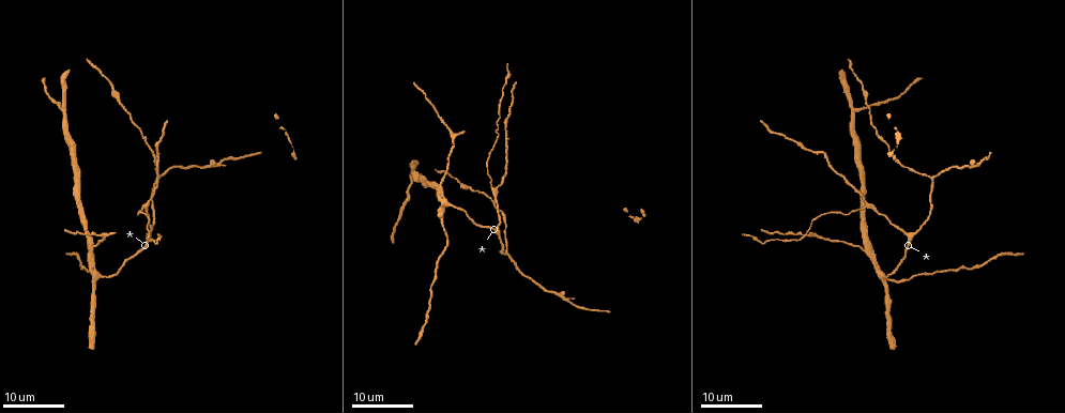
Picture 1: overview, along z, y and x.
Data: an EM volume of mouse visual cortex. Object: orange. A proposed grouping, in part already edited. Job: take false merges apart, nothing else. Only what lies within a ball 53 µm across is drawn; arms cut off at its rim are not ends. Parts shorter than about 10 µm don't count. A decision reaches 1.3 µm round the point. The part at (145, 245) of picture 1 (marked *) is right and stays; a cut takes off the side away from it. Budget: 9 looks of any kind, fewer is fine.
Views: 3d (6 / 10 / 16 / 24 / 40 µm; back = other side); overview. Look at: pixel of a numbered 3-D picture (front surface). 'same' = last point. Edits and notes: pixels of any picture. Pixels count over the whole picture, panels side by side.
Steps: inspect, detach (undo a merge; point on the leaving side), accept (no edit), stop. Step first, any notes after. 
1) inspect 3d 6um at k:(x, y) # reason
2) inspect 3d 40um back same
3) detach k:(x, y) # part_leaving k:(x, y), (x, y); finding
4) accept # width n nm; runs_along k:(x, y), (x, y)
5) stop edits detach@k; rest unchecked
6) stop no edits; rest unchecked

inspect 3d 16um at 1:(440, 182)

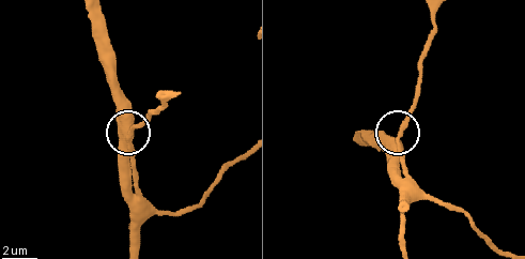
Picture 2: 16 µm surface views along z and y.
inspect 3d 10um at 2:(131, 132)

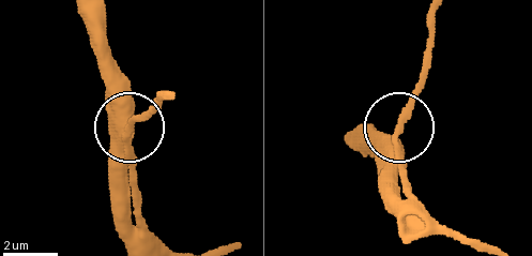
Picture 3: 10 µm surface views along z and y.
accept # width 440 nm; runs_along 3:(158, 242), (138, 207), (126, 138), (156, 110); continuous, no second neuron

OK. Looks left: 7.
inspect 3d 16um at 1:(869, 204)

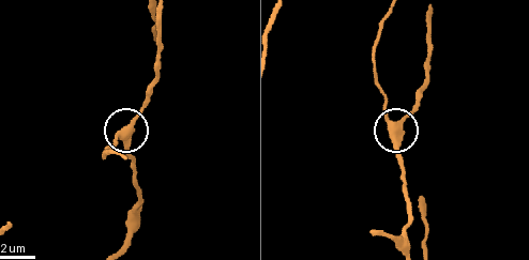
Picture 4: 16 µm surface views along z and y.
inspect 3d 10um at 4:(392, 121) # closer look

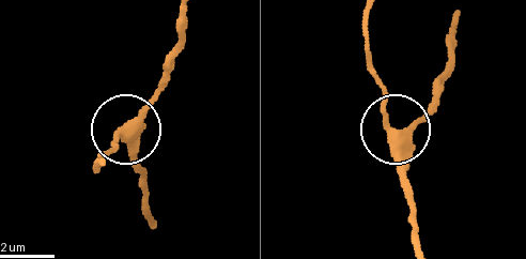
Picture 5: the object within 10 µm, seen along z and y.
accept # arms 3; all the same neuron

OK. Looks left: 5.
inspect 3d 24um at 1:(910, 234) # three-way junction

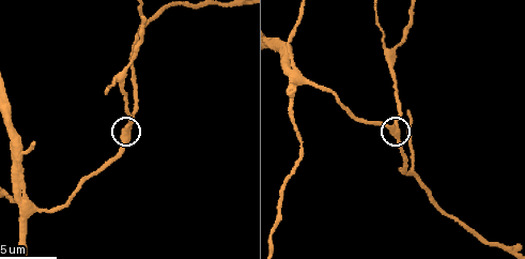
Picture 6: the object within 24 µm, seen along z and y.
inspect 3d 6um at 6:(126, 130)

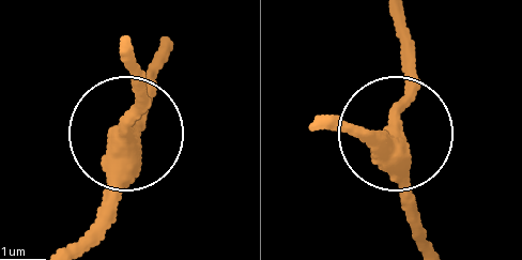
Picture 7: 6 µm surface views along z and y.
inspect 3d 6um back at 7:(124, 136) # from behind

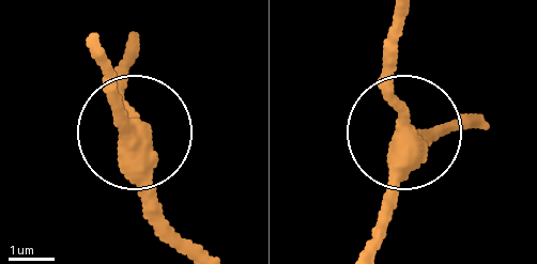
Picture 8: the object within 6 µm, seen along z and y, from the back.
accept # side_arm 35 um; runs_along 8:(433, 141), (402, 129), (387, 41); one neuron here

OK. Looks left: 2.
inspect 3d 10um at 6:(504, 249) # calibre changes

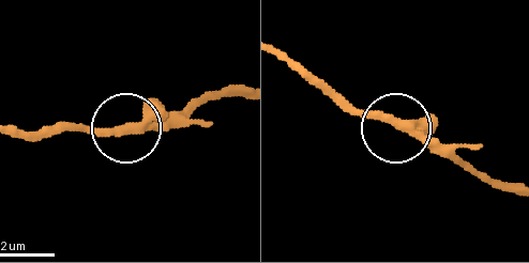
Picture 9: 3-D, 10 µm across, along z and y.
accept # runs_along 9:(284, 52), (360, 110), (414, 128), (447, 158); all the same neuron

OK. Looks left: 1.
stop no edits; rest unchecked

